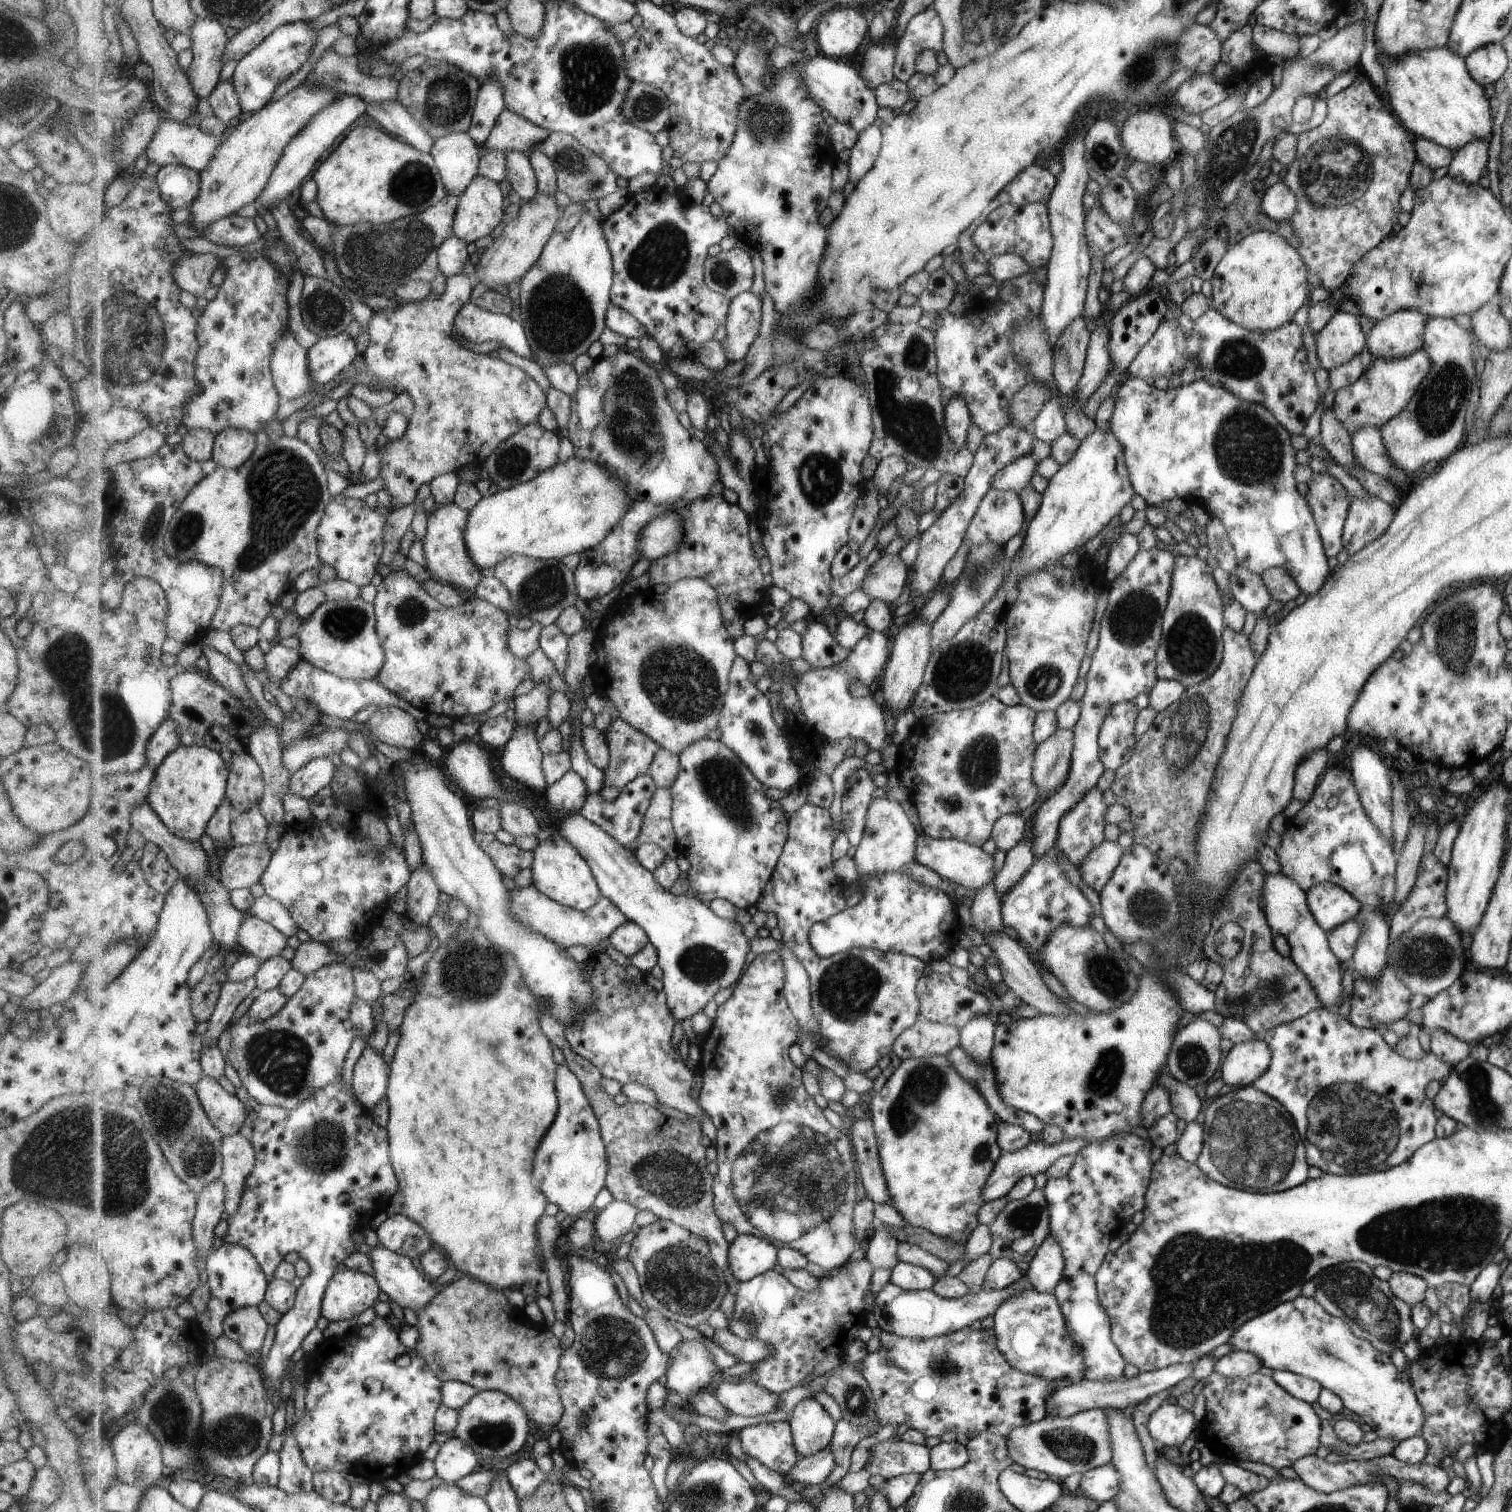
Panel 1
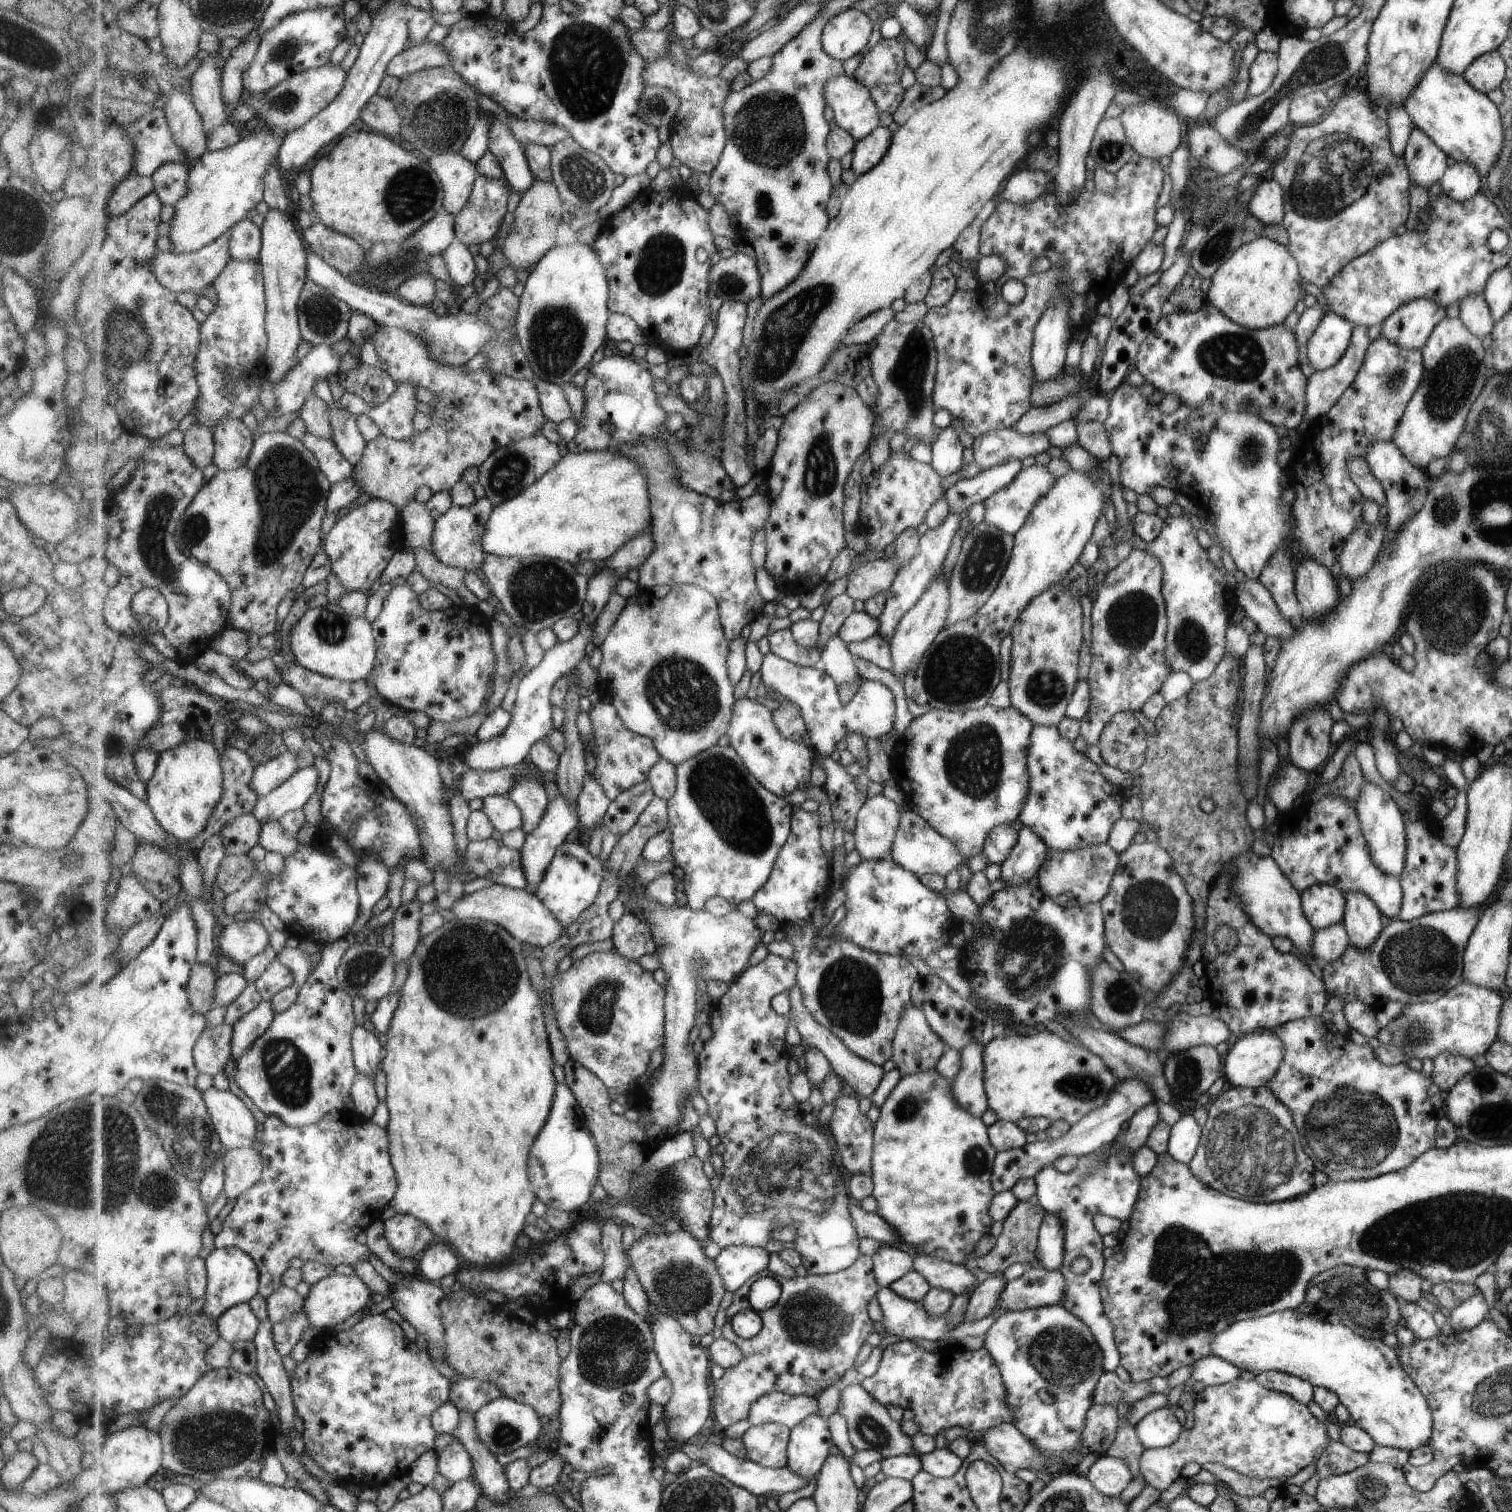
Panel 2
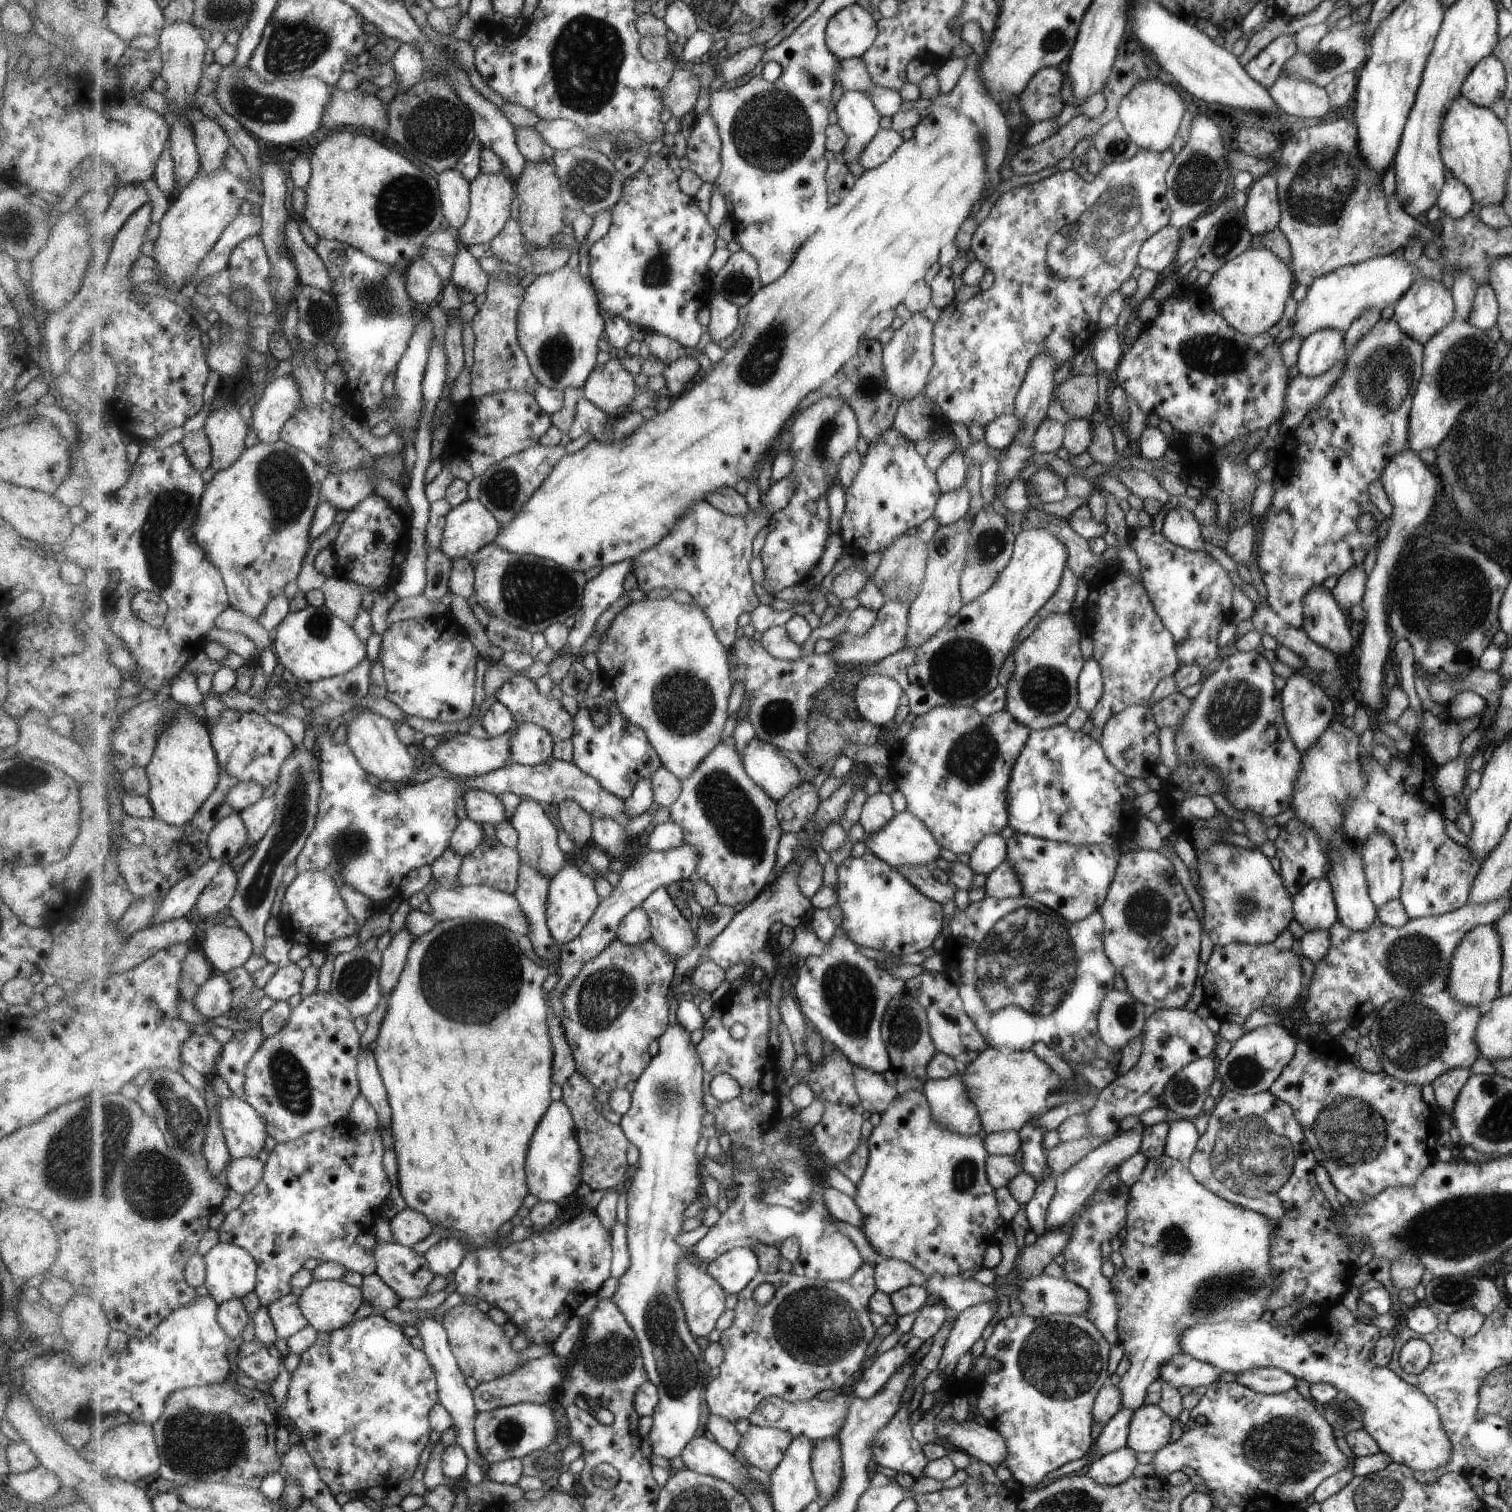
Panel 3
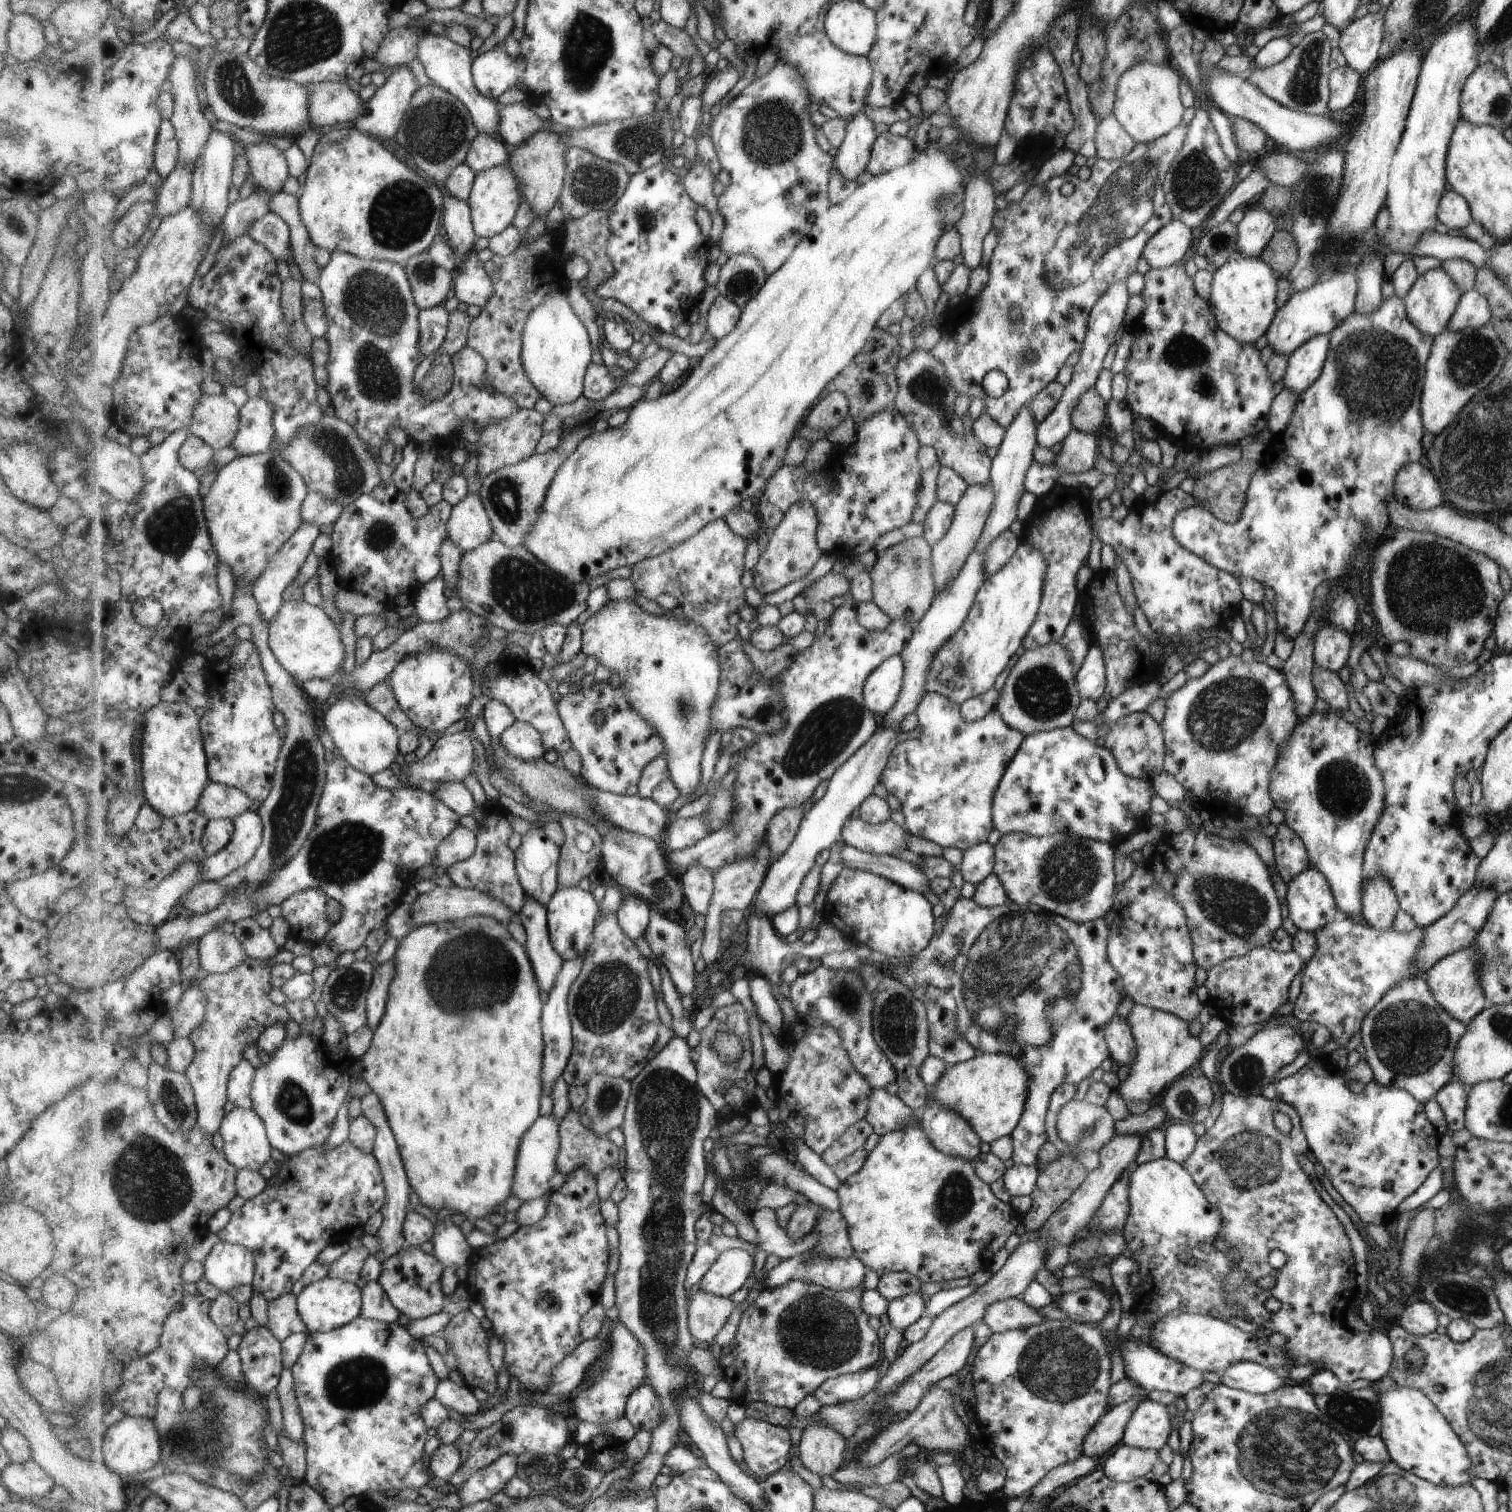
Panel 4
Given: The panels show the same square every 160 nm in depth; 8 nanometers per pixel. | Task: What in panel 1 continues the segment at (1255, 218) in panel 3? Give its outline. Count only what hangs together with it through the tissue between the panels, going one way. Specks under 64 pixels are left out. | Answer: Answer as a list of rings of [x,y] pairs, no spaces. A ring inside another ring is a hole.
[[[1282,181],[1269,185],[1261,200],[1261,210],[1272,220],[1290,221],[1297,210],[1297,198]]]

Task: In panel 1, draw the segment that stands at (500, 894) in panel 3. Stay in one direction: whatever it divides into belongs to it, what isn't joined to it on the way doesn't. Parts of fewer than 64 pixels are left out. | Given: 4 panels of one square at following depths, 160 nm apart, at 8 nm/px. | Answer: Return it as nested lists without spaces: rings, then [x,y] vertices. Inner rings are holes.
[[[534,885],[511,891],[511,912],[521,920],[523,926],[529,926],[531,930],[541,932],[543,936],[551,938],[553,942],[569,948],[575,945],[584,945],[590,949],[598,949],[599,942],[609,939],[611,934],[629,922],[629,918],[620,910],[613,900],[601,896],[600,902],[589,910],[581,911],[564,906],[549,898]]]

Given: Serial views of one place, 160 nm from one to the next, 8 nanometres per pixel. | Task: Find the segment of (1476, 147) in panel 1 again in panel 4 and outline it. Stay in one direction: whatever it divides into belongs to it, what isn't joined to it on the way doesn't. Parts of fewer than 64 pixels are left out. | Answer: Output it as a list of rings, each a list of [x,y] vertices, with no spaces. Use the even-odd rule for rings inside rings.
[[[1452,189],[1447,190],[1440,199],[1436,220],[1445,225],[1447,229],[1462,231],[1471,219],[1469,206],[1461,194]]]

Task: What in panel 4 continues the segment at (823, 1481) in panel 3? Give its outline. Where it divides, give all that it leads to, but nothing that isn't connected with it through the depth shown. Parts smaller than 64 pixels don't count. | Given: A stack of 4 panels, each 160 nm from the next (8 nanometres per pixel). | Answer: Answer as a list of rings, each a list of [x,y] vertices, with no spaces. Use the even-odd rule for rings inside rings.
[[[819,1418],[802,1432],[799,1448],[802,1465],[820,1478],[832,1478],[845,1466],[847,1439]]]

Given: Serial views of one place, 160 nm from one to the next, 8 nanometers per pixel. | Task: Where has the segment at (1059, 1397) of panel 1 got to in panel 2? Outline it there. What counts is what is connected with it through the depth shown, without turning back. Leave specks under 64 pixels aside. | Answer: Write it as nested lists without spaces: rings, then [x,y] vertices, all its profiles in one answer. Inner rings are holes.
[[[1104,1371],[1093,1392],[1093,1404],[1116,1407],[1119,1401],[1127,1404],[1152,1394],[1167,1393],[1166,1377],[1153,1377],[1147,1381],[1123,1382],[1114,1371]]]

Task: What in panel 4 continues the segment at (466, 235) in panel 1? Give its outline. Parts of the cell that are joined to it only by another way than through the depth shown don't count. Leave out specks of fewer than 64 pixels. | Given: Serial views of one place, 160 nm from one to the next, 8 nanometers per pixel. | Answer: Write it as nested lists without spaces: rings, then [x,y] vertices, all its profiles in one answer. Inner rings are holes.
[[[503,164],[477,173],[468,202],[472,209],[472,220],[477,238],[489,239],[504,232],[513,222],[513,218],[517,216],[519,204],[523,202],[520,183],[511,166]]]

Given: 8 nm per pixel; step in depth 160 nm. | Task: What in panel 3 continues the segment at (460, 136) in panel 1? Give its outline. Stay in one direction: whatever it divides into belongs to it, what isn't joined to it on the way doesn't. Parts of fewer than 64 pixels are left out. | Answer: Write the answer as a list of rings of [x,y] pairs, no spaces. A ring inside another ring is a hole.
[[[457,169],[437,174],[446,225],[459,230],[470,213],[471,183]]]

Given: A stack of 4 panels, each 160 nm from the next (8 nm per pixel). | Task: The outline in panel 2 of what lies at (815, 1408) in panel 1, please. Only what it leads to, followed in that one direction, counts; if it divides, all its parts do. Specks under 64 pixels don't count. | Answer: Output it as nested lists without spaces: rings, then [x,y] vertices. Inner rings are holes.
[[[821,1414],[808,1416],[792,1430],[787,1467],[809,1481],[817,1480],[827,1457],[834,1451],[828,1419]]]

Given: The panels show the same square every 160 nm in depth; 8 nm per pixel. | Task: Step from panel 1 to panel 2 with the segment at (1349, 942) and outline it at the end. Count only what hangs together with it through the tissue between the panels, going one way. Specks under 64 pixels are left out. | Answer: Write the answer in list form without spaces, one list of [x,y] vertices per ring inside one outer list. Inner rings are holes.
[[[1341,922],[1314,930],[1312,954],[1323,963],[1339,958],[1348,945],[1348,933]]]

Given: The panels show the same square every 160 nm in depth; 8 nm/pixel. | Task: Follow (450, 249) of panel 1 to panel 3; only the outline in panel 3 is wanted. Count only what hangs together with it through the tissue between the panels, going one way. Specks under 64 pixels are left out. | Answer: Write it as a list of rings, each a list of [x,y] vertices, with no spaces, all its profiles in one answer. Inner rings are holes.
[[[461,244],[456,252],[452,282],[459,289],[467,289],[477,295],[485,293],[489,277],[487,272],[481,268],[481,262],[471,254],[471,250],[467,250],[467,246]]]

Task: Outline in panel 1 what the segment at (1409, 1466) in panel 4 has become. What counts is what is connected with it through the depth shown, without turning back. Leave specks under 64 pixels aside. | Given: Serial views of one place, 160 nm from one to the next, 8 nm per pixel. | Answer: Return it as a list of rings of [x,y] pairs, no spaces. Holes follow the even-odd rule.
[[[1299,1294],[1293,1300],[1273,1306],[1245,1322],[1226,1344],[1233,1350],[1245,1350],[1255,1354],[1263,1367],[1305,1376],[1319,1382],[1322,1389],[1329,1390],[1341,1400],[1344,1408],[1369,1425],[1377,1437],[1394,1439],[1399,1443],[1405,1438],[1415,1436],[1421,1430],[1421,1426],[1424,1426],[1424,1412],[1421,1412],[1422,1407],[1415,1398],[1416,1390],[1411,1388],[1407,1376],[1397,1372],[1387,1354],[1375,1350],[1367,1340],[1353,1335],[1343,1320],[1326,1314],[1314,1298],[1305,1298]]]

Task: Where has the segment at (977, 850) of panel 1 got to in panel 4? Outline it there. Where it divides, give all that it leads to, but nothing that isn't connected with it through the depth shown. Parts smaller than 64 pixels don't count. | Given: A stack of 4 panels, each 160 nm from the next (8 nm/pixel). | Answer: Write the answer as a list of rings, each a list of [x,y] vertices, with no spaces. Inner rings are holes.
[[[860,817],[849,818],[843,826],[842,838],[847,844],[858,850],[879,856],[893,856],[907,849],[907,840],[911,834],[902,829],[893,820],[880,824],[870,824]]]

